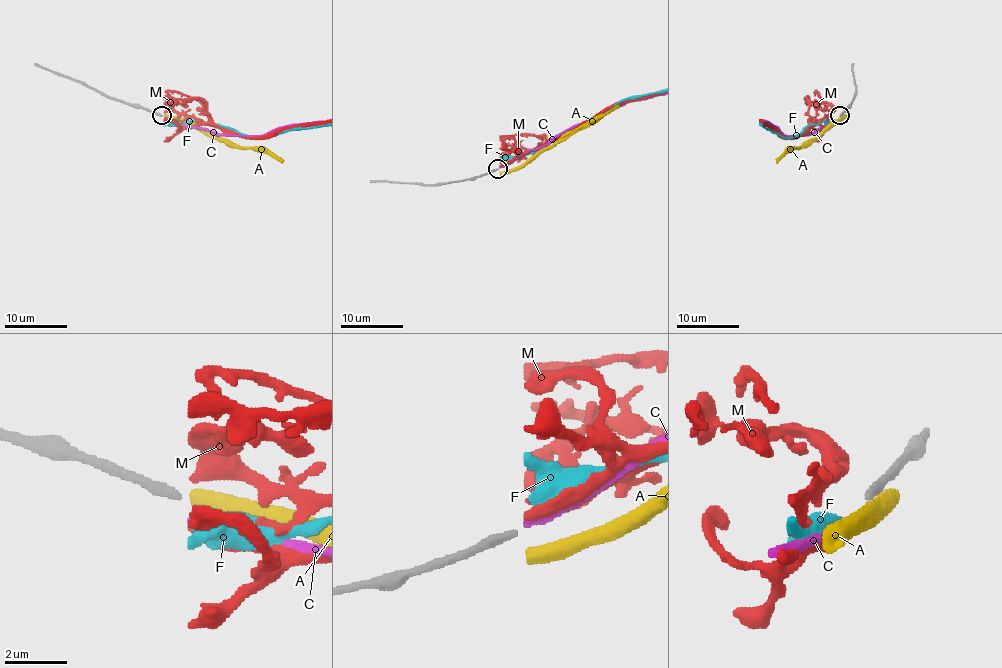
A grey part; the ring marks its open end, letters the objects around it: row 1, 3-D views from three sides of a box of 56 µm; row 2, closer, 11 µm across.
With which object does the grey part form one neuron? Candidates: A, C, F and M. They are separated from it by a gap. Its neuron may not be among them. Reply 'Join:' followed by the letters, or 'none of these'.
Join: none of these

